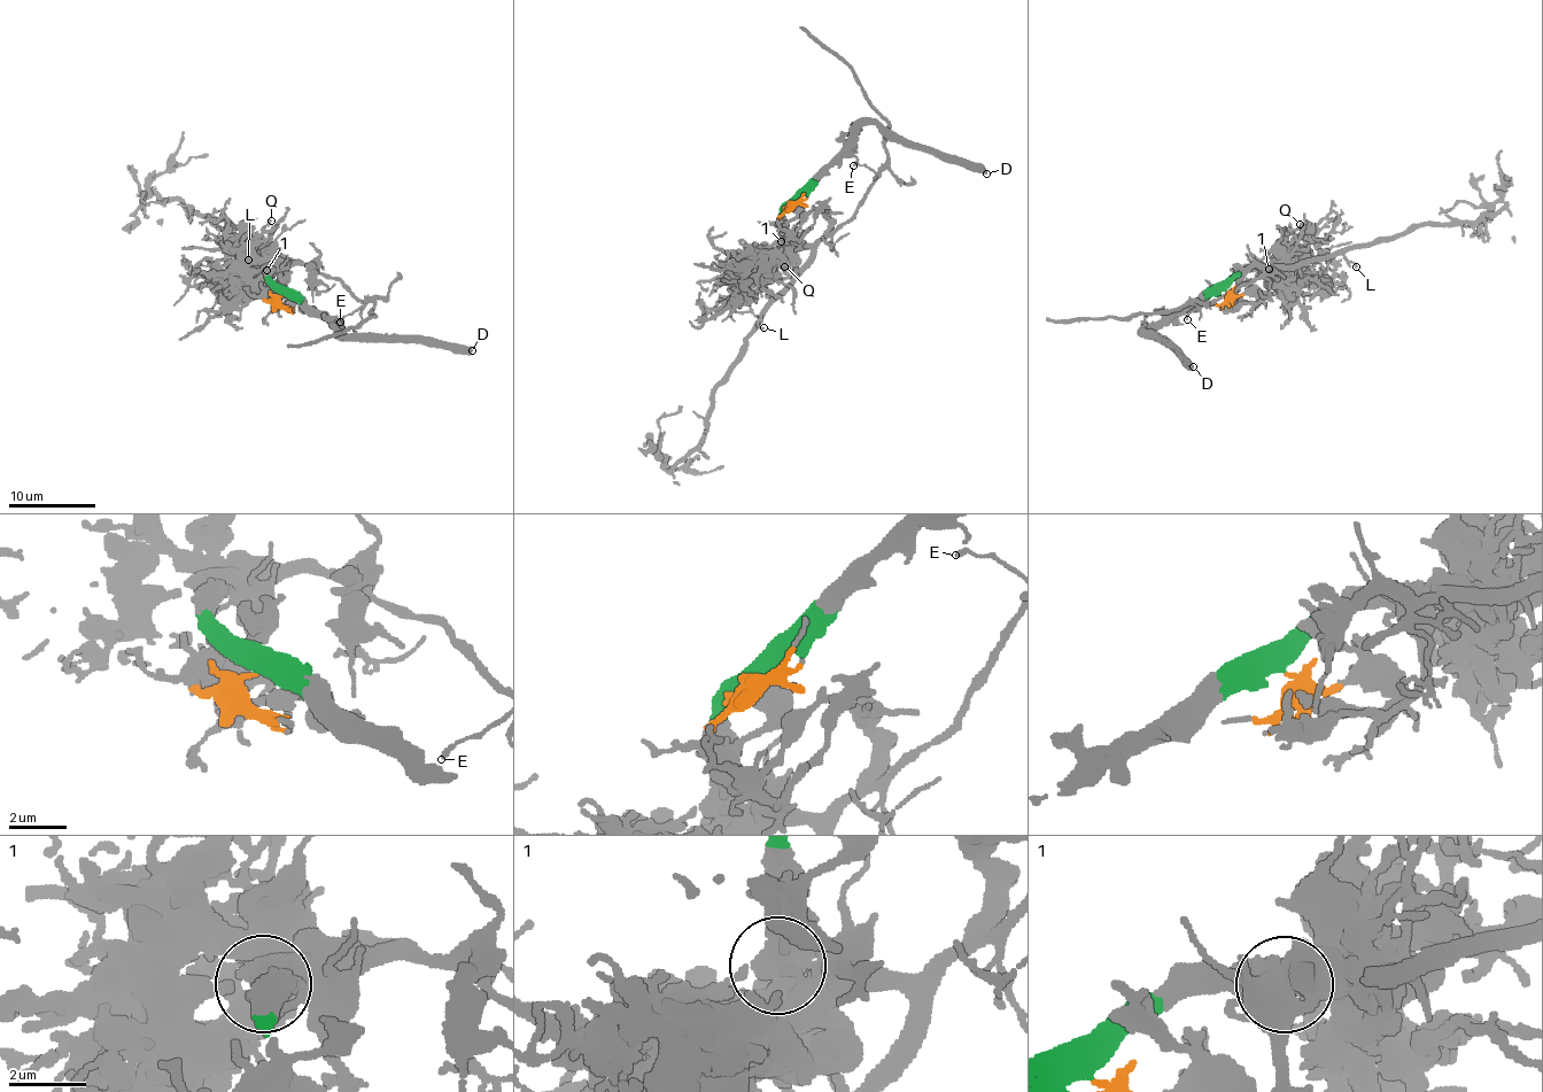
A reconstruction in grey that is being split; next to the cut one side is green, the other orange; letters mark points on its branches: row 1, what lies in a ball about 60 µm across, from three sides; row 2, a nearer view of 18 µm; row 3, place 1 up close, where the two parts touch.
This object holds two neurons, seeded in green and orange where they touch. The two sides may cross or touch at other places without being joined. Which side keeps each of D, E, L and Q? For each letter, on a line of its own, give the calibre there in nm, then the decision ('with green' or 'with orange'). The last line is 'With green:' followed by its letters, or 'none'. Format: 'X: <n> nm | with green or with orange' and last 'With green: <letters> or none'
D: 480 nm | with green
E: 140 nm | with orange
L: 90 nm | with orange
Q: 150 nm | with green
With green: D, Q

